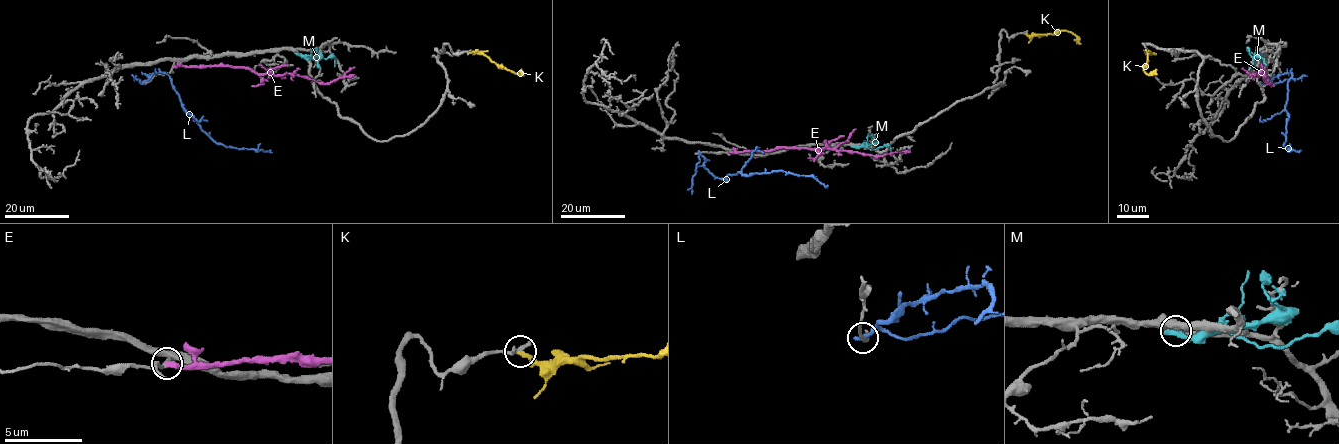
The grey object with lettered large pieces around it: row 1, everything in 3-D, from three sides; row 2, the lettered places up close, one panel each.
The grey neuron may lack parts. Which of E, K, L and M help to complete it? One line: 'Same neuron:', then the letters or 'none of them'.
Same neuron: none of them

